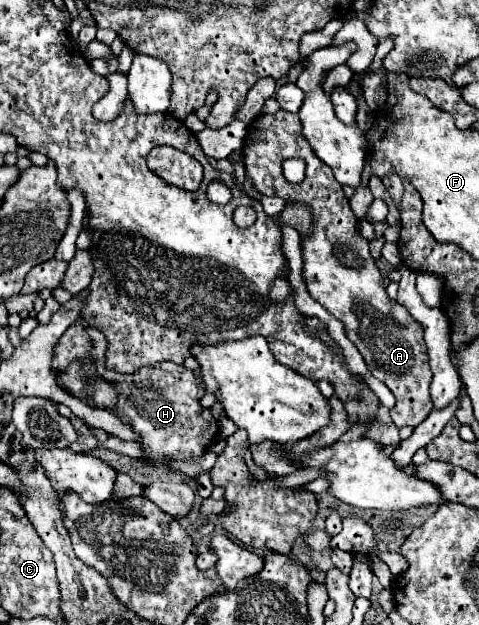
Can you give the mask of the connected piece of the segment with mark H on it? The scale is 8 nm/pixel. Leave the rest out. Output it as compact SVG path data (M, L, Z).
M87 328L87 334L93 338L93 350L97 354L97 362L95 362L97 374L103 376L105 380L111 380L111 382L117 384L117 388L119 388L119 412L127 412L127 418L131 420L133 430L141 434L141 438L143 438L141 444L143 444L145 452L149 454L145 460L149 460L153 464L165 464L163 460L169 458L169 456L189 460L189 458L205 454L211 440L217 436L217 422L213 420L211 412L199 404L201 386L199 386L195 374L191 370L187 370L185 366L179 366L179 364L173 364L173 362L161 362L161 364L143 366L133 374L121 374L119 376L119 372L105 368L105 354L103 352L105 352L107 340L105 340L103 332L99 332L97 328Z

